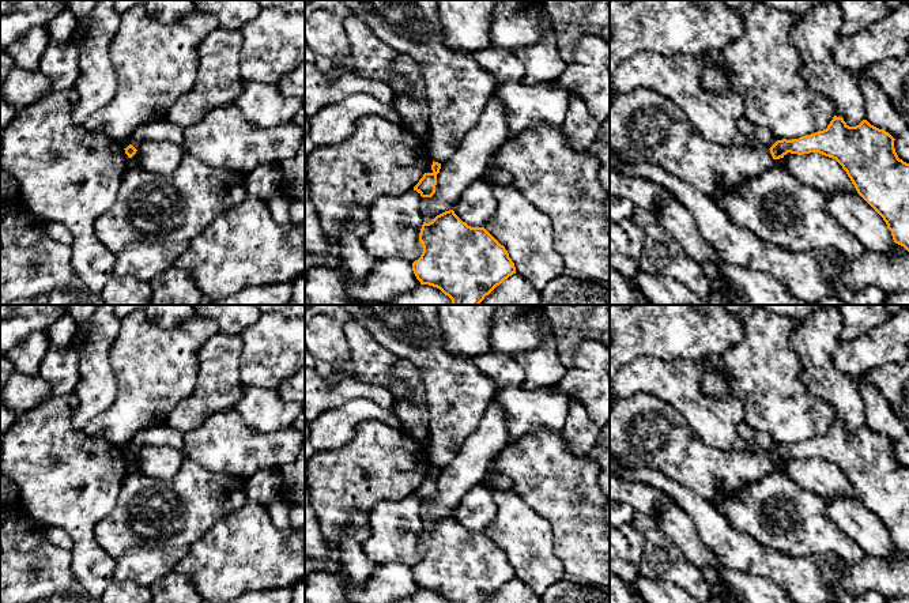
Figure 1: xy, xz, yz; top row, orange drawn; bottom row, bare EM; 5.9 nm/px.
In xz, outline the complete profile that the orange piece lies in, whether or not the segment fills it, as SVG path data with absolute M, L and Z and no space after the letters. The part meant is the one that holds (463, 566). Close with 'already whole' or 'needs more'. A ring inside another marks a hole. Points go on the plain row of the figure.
M453 515L423 527L419 546L423 557L412 568L420 589L440 593L449 603L484 603L505 584L516 578L508 555L484 532L471 532Z; already whole

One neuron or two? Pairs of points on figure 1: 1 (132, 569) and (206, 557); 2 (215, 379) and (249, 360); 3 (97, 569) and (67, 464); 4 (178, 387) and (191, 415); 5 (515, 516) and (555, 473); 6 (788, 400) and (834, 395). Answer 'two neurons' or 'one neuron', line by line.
1: two neurons
2: two neurons
3: one neuron
4: two neurons
5: two neurons
6: two neurons

